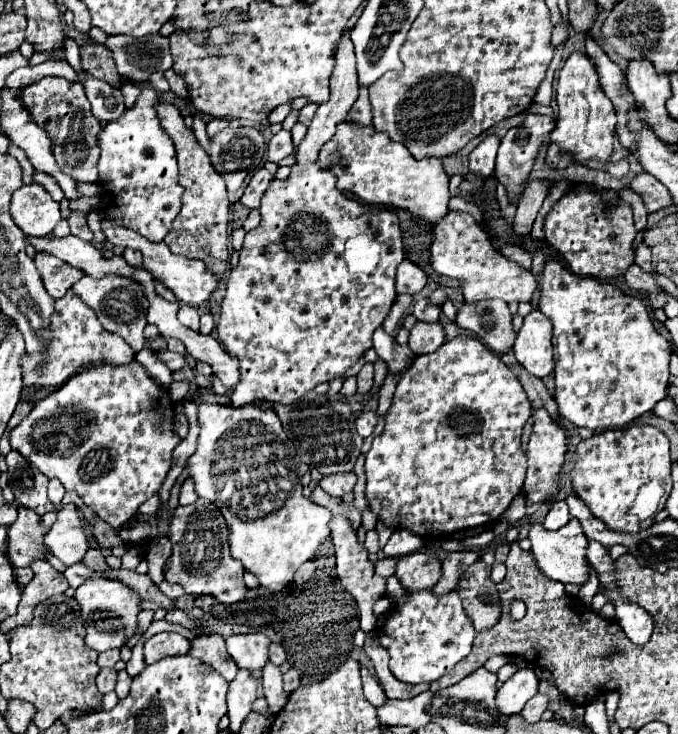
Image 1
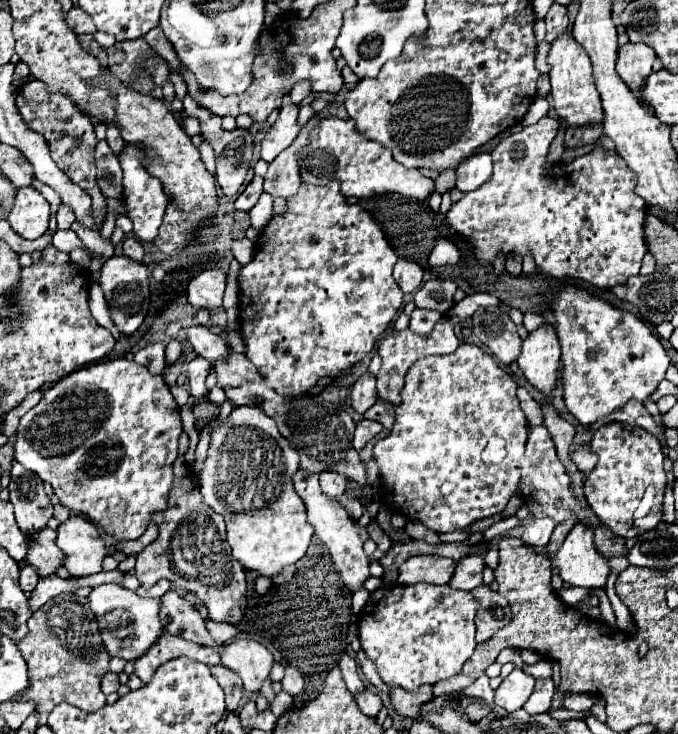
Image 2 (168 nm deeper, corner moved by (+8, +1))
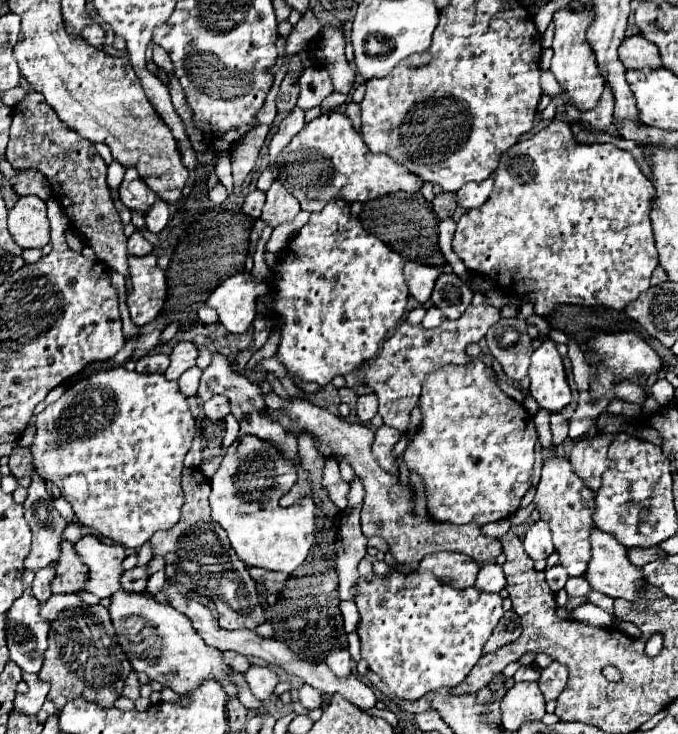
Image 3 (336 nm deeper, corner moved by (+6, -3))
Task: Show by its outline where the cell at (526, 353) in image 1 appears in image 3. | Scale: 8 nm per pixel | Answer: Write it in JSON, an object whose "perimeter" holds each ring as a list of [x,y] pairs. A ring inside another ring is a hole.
{"perimeter":[[[546,338],[540,344],[540,348],[534,350],[528,376],[530,376],[530,394],[536,398],[540,408],[558,412],[570,402],[570,386],[566,380],[564,364],[558,354],[556,342]]]}

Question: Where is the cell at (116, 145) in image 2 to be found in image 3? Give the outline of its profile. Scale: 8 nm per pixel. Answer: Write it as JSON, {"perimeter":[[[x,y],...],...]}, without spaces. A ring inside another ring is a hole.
{"perimeter":[[[134,166],[126,168],[124,180],[120,184],[120,200],[126,204],[126,208],[140,210],[140,212],[148,210],[156,200],[156,194],[146,186],[146,182],[142,182]]]}

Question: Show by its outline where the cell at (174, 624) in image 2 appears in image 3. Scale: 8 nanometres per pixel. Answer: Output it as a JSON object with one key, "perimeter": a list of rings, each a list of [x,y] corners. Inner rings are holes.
{"perimeter":[[[224,652],[224,662],[226,662],[230,668],[238,670],[238,672],[244,672],[246,666],[250,666],[248,658],[242,656],[242,654],[238,654],[238,652]]]}

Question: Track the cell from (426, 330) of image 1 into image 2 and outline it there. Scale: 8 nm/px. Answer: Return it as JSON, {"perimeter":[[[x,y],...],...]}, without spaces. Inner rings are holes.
{"perimeter":[[[416,308],[410,318],[410,330],[414,330],[416,334],[430,334],[430,330],[434,328],[434,322],[438,322],[438,320],[440,320],[438,312]]]}

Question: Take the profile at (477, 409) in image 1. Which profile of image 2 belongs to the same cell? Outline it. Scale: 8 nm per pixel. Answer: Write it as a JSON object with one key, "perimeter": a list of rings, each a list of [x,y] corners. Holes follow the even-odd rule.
{"perimeter":[[[460,344],[458,350],[452,354],[426,356],[426,358],[418,360],[406,374],[406,386],[402,390],[402,404],[396,408],[396,424],[394,424],[390,436],[380,440],[374,446],[374,458],[376,458],[378,468],[380,468],[380,476],[384,478],[384,502],[390,504],[398,514],[404,514],[410,520],[418,520],[434,532],[464,530],[478,520],[484,520],[488,516],[502,512],[518,488],[522,462],[524,462],[524,446],[526,446],[526,438],[528,438],[528,420],[520,410],[518,398],[516,398],[516,388],[518,386],[512,380],[512,376],[508,372],[504,372],[494,362],[494,358],[490,354],[486,354],[482,348],[478,348],[474,344]]]}

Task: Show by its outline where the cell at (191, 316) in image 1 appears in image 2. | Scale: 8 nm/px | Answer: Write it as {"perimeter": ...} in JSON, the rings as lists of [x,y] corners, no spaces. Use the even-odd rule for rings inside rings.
{"perimeter":[[[190,326],[190,328],[186,328],[186,334],[188,334],[188,342],[194,346],[196,354],[206,358],[208,362],[218,362],[218,360],[228,358],[230,350],[228,350],[226,340],[222,336],[212,334],[206,326]]]}

